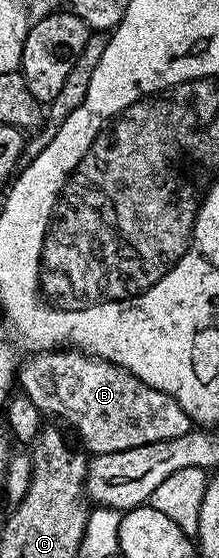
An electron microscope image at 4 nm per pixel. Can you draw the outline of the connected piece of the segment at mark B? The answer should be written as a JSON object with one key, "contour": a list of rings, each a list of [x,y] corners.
{"contour":[[[63,347],[54,351],[35,351],[28,357],[31,358],[24,363],[23,370],[21,365],[17,373],[18,384],[19,381],[23,384],[22,392],[48,418],[64,417],[83,440],[82,448],[88,454],[129,451],[129,447],[145,447],[145,443],[177,439],[177,435],[185,435],[193,428],[193,418],[182,409],[177,399],[165,391],[157,391],[154,385],[141,383],[130,369],[123,369],[113,361],[100,361],[98,356],[68,351]]]}

